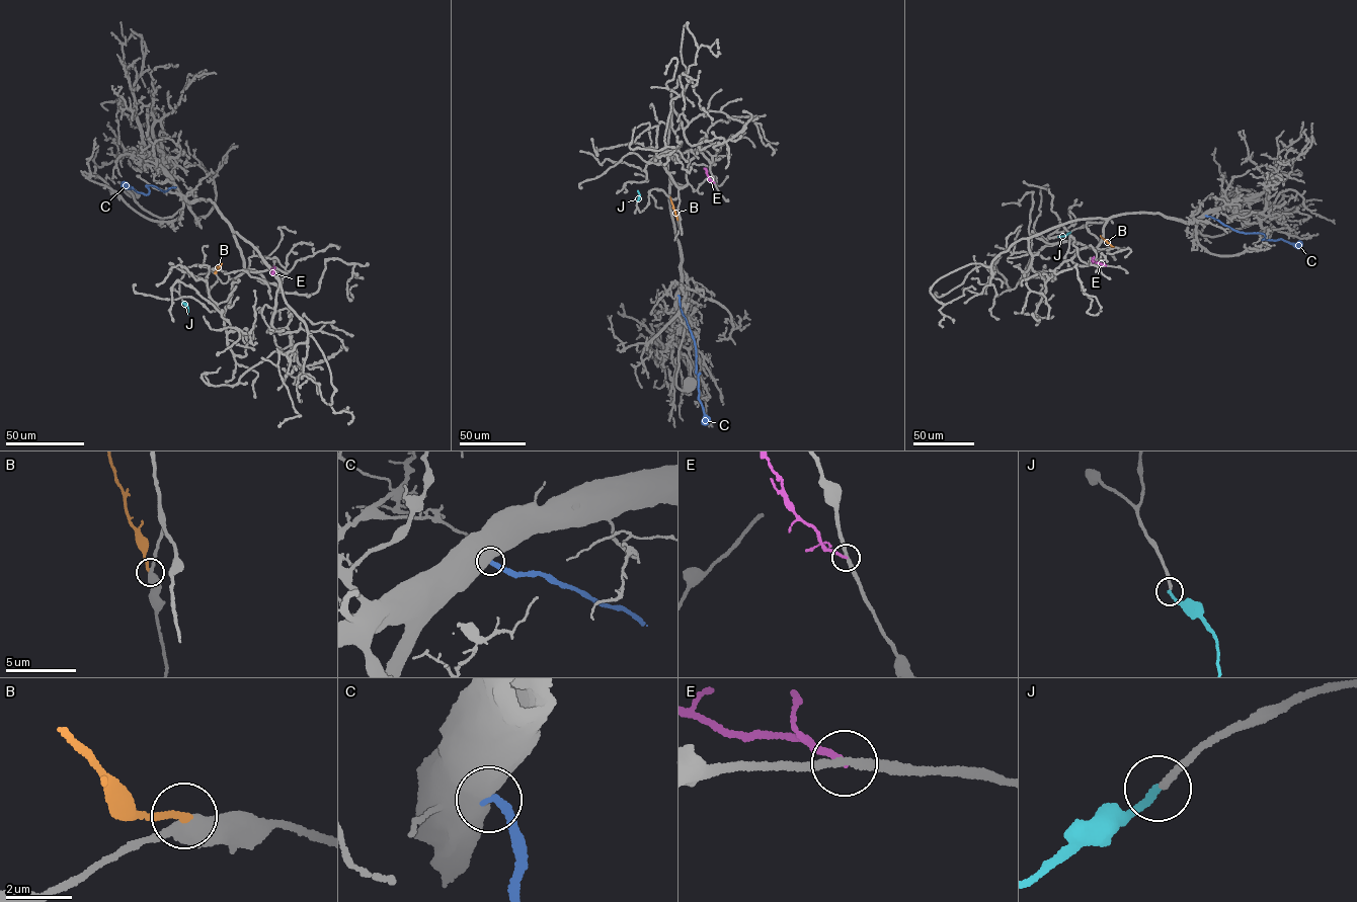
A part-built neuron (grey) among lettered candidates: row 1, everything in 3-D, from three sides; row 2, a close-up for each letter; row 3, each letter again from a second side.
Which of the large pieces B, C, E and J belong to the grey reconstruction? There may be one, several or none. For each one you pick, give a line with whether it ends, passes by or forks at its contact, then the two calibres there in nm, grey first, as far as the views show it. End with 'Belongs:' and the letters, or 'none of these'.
J: it ends; calibres 200 and 220 nm
Belongs: J

